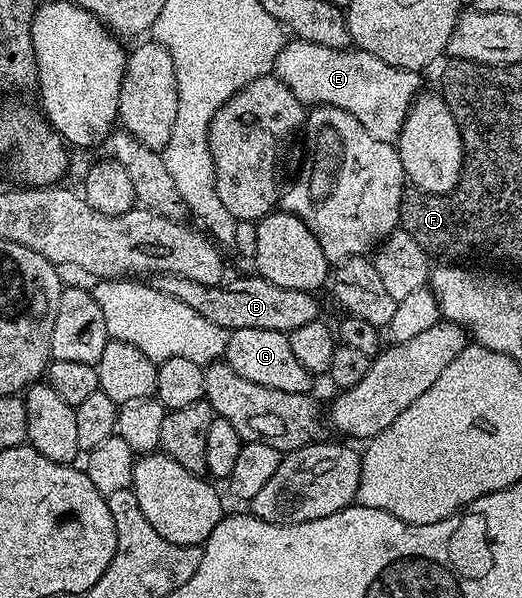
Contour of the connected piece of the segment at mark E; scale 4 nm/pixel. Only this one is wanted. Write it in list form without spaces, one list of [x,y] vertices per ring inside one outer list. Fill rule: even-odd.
[[[297,38],[282,47],[272,72],[302,100],[303,105],[331,104],[340,110],[348,110],[372,138],[380,138],[380,142],[389,144],[397,141],[410,105],[423,87],[423,77],[419,73],[388,66],[388,62],[380,62],[380,58],[367,52],[329,48]]]

